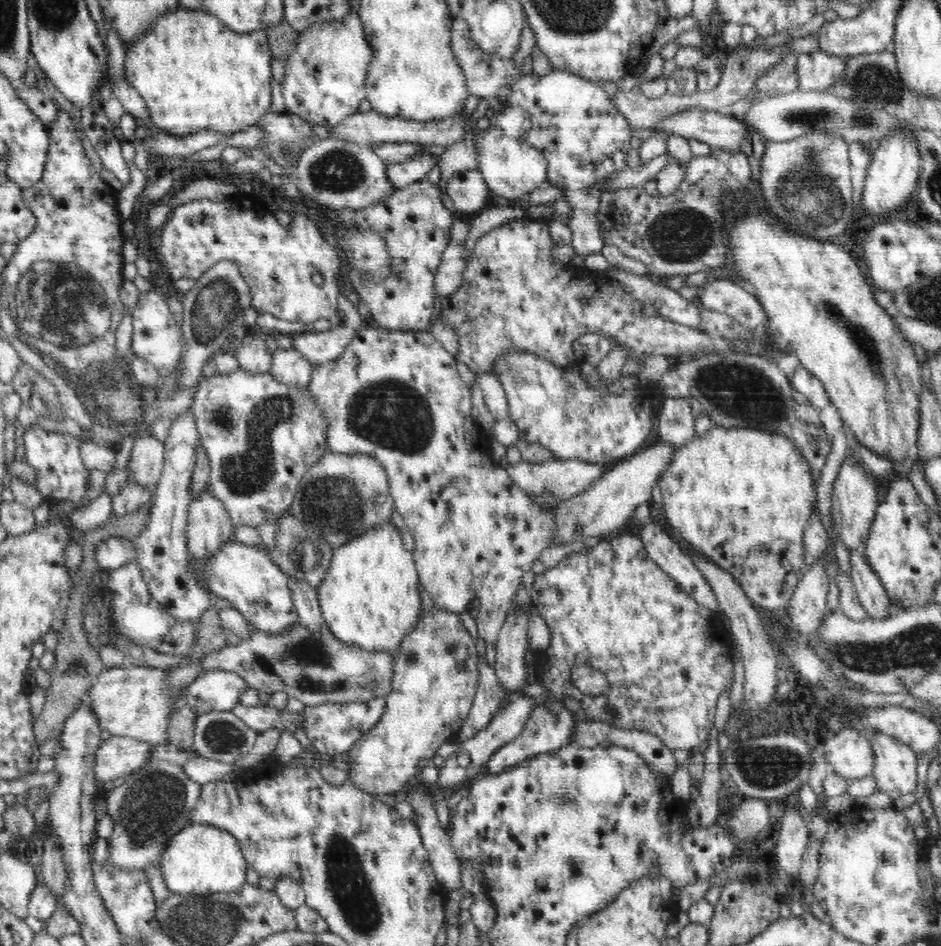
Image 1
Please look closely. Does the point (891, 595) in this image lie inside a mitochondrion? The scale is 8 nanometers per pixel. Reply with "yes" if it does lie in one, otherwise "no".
no

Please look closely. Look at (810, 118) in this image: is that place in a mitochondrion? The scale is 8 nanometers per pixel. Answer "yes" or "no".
yes

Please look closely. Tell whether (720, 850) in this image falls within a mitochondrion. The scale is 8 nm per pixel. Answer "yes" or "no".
no

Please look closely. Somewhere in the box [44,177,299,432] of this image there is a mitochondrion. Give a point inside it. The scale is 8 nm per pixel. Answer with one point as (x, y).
(218, 301)

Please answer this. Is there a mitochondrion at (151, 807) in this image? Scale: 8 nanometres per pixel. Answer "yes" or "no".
yes

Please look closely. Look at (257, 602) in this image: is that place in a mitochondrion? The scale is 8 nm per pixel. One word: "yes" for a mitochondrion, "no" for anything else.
no

